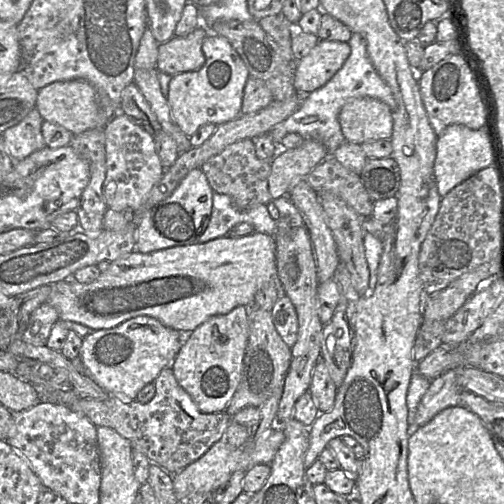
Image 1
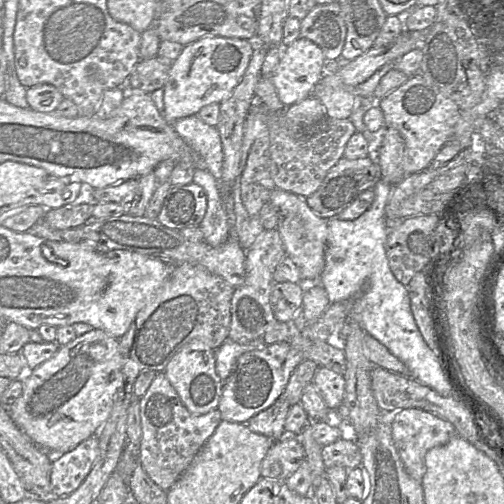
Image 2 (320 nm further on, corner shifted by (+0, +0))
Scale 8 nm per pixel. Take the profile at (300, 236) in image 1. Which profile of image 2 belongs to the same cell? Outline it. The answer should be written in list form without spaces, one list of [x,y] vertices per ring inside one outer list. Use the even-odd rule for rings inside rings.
[[[283,396],[279,397],[269,408],[251,417],[245,424],[255,433],[265,435],[273,441],[284,438],[285,420],[291,404]]]

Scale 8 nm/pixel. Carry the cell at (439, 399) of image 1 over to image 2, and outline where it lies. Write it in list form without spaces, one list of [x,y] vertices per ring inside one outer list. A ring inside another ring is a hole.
[[[409,408],[395,412],[391,416],[392,438],[405,471],[414,480],[421,483],[425,474],[425,455],[436,446],[449,442],[457,432],[448,421],[421,409]]]

